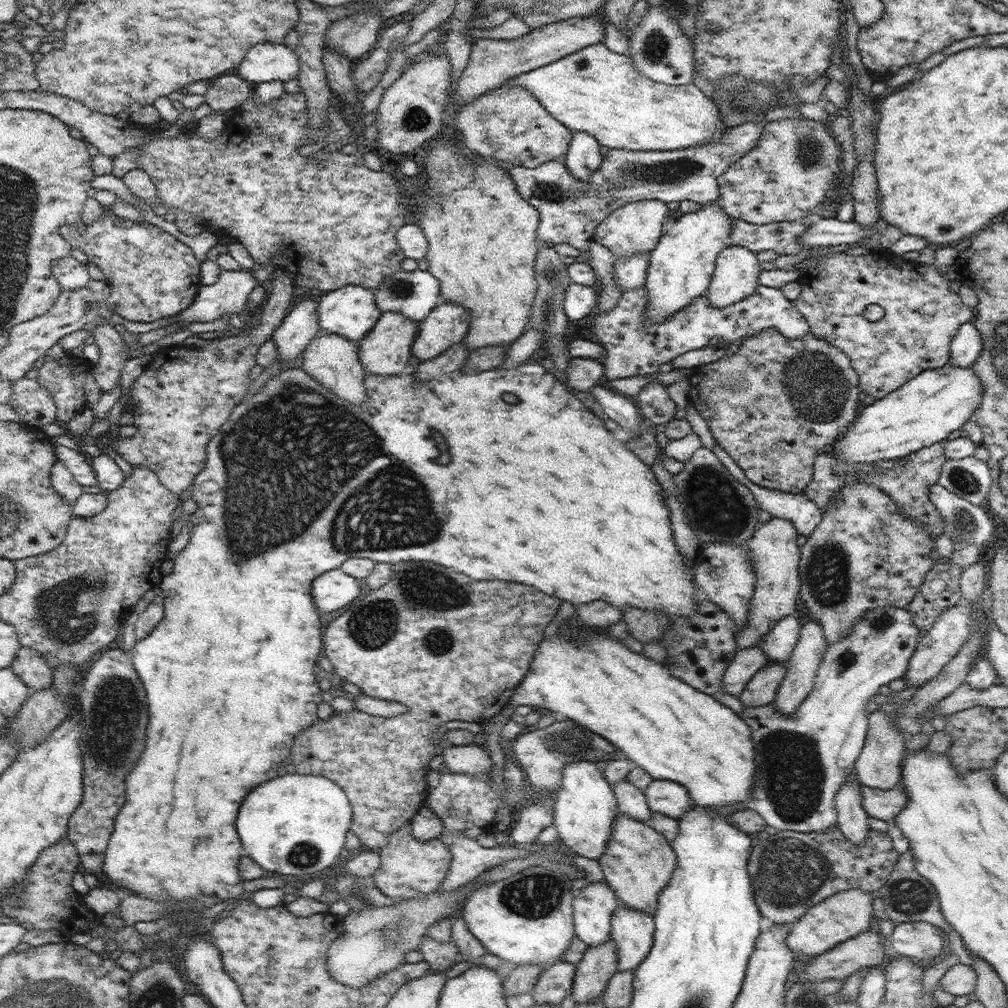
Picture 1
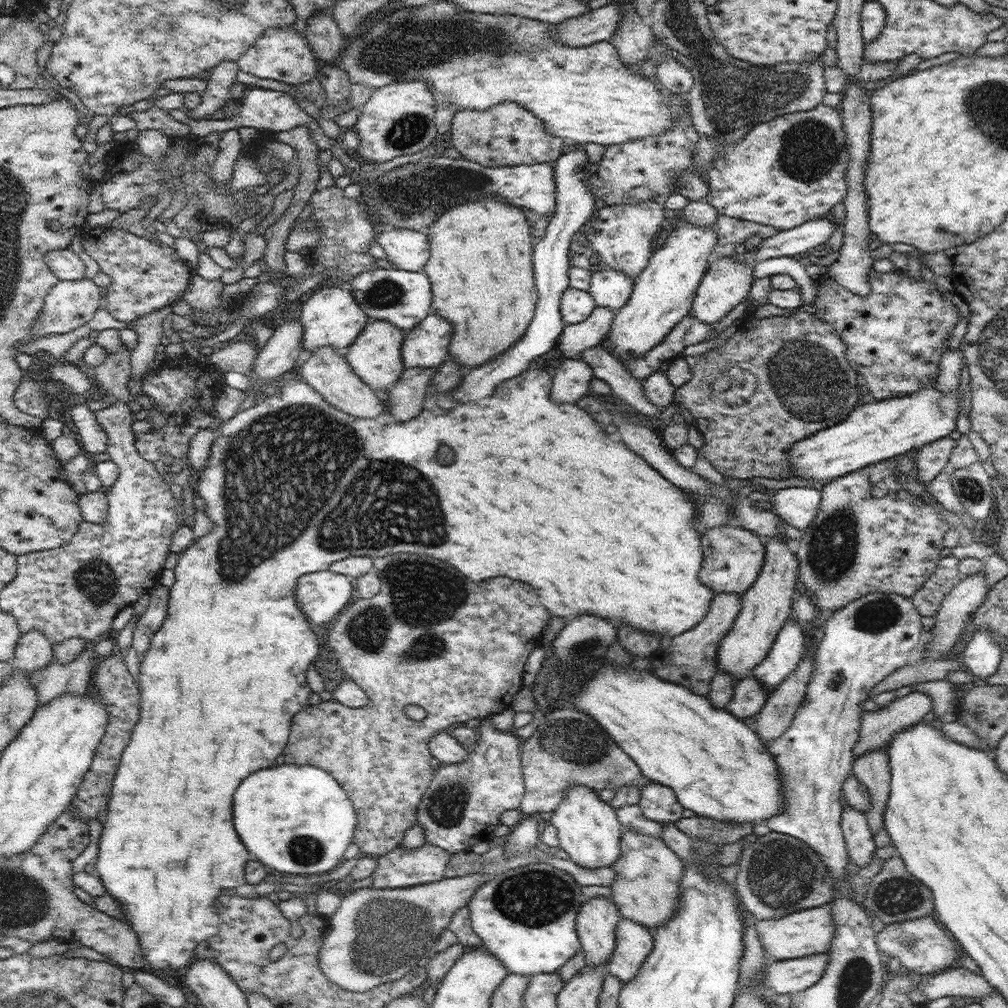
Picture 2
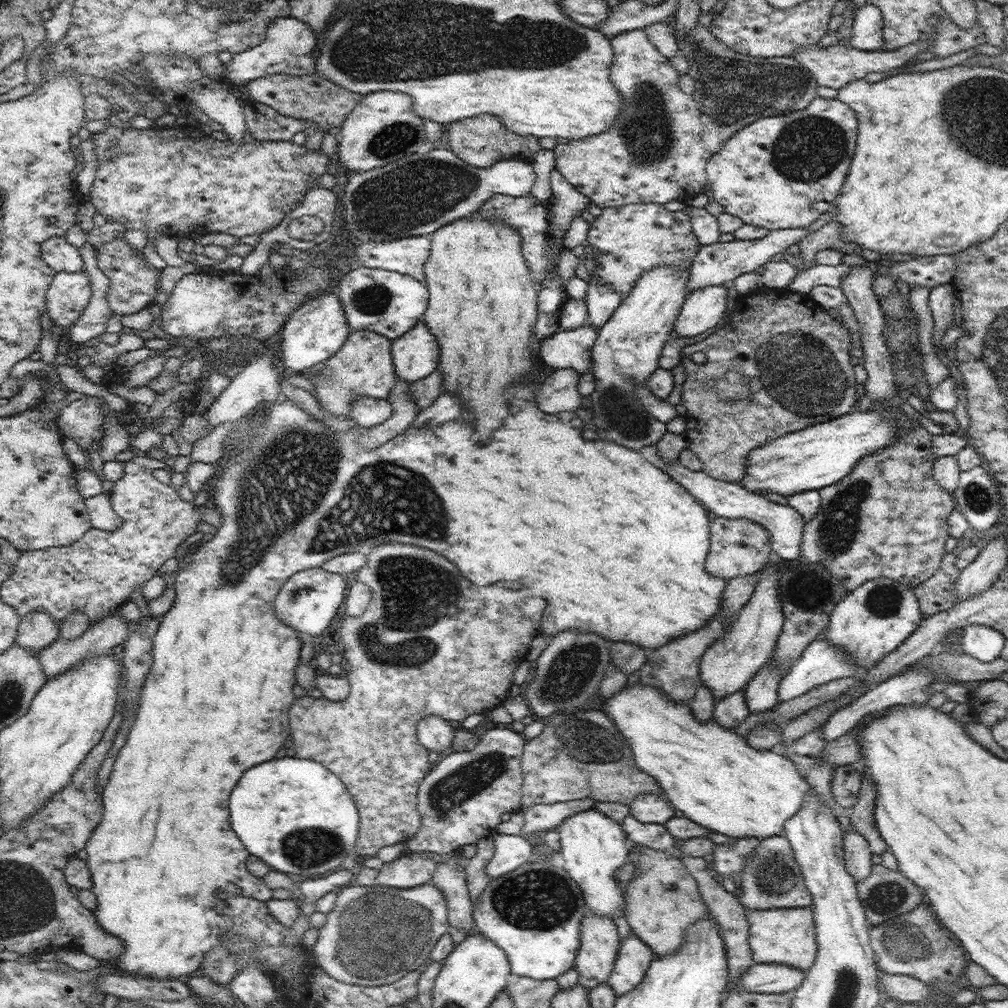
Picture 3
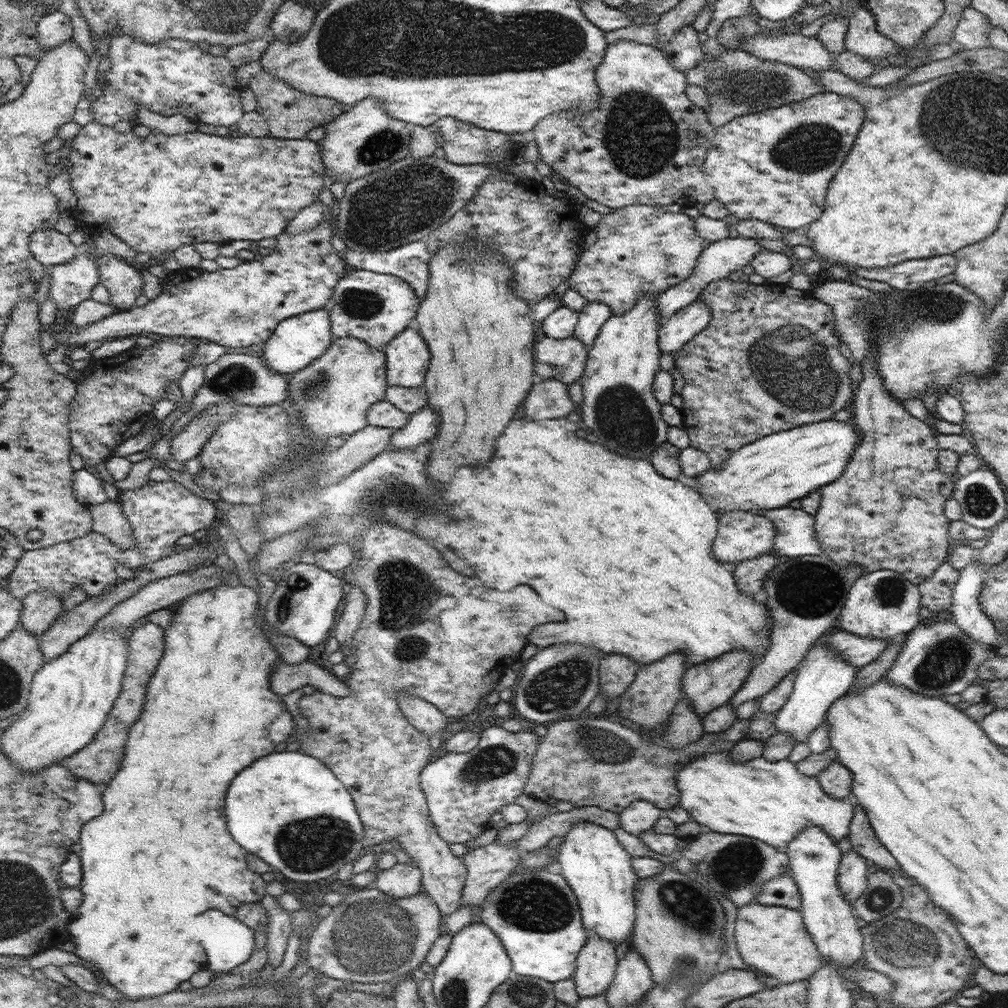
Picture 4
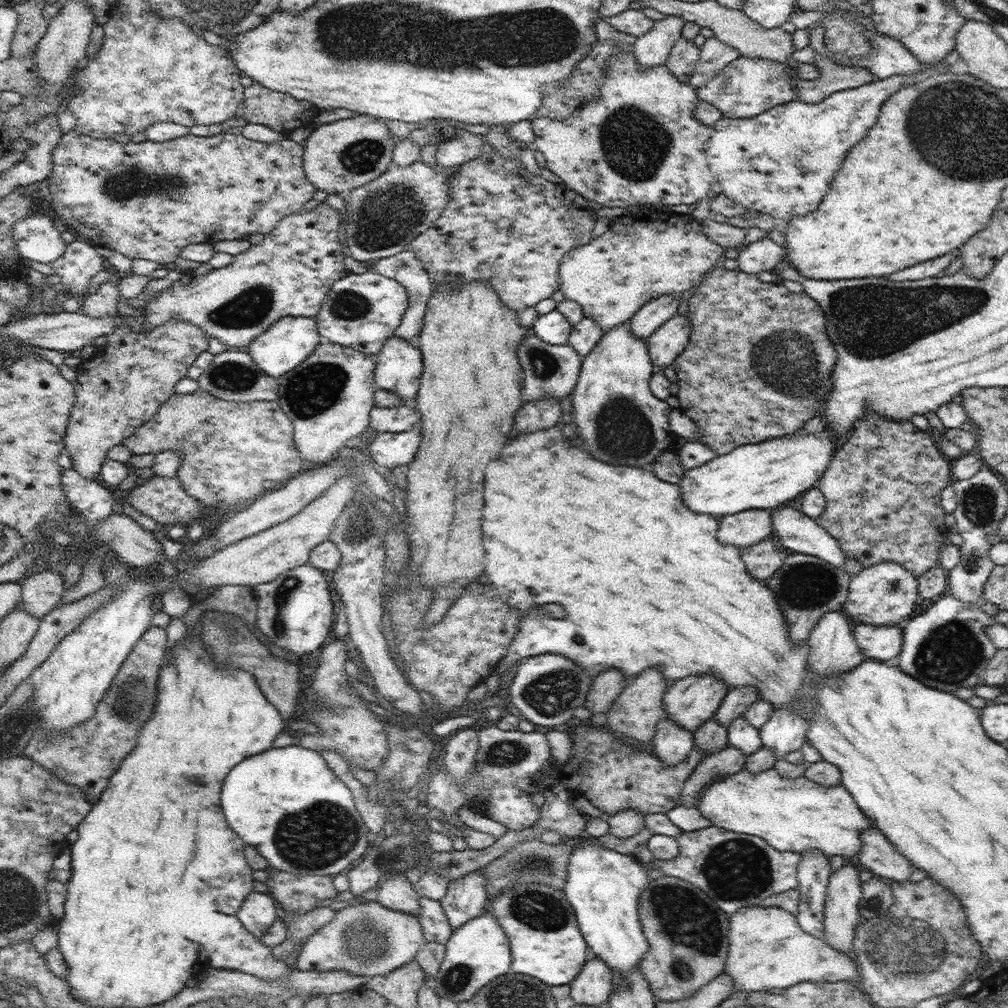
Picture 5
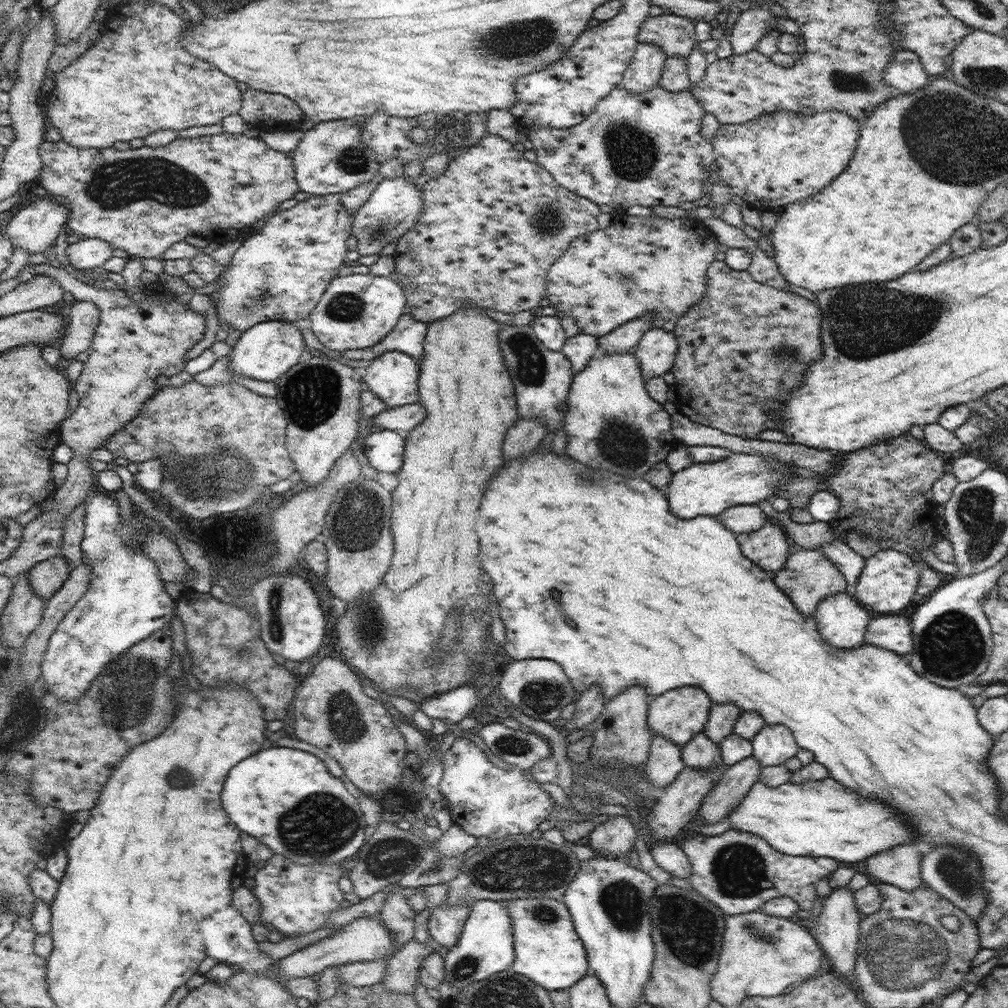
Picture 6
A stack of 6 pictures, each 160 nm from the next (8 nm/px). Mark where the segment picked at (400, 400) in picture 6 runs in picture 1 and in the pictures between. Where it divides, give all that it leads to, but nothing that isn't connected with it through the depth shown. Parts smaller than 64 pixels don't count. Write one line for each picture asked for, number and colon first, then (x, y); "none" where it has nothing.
1: (447, 324)
2: (427, 345)
3: (416, 354)
4: (408, 357)
5: (399, 367)

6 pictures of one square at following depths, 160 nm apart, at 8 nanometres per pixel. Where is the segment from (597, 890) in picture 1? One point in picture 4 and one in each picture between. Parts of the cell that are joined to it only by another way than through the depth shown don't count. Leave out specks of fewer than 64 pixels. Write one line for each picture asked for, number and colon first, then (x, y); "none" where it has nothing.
2: (596, 921)
3: (599, 943)
4: (596, 965)

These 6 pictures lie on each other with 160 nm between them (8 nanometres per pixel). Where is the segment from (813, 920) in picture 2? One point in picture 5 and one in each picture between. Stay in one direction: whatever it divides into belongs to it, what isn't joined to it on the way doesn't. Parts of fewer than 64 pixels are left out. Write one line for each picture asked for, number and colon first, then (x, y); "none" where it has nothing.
3: (781, 936)
4: (772, 939)
5: (768, 949)

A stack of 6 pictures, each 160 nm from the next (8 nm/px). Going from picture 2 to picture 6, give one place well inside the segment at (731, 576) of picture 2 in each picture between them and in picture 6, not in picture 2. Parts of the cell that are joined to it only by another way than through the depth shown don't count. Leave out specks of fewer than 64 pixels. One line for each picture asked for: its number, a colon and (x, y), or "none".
3: (738, 547)
4: (741, 535)
5: (746, 528)
6: (743, 518)

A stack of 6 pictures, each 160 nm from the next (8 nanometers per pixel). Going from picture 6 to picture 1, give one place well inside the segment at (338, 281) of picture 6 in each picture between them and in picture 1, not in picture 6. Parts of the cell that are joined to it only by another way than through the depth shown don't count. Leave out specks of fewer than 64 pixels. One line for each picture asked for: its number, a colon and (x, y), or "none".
1: (415, 293)
2: (403, 297)
3: (385, 302)
4: (373, 307)
5: (362, 311)

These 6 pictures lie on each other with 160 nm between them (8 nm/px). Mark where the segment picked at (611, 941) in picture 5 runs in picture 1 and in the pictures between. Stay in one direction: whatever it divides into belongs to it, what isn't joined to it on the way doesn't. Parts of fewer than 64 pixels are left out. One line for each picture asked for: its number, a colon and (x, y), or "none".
1: (585, 806)
2: (588, 828)
3: (593, 846)
4: (599, 869)

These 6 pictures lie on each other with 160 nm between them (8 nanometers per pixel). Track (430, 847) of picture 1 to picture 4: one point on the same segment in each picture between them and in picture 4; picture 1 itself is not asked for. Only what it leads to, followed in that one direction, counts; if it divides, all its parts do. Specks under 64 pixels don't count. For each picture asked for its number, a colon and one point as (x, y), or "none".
2: (398, 868)
3: (410, 870)
4: (402, 880)

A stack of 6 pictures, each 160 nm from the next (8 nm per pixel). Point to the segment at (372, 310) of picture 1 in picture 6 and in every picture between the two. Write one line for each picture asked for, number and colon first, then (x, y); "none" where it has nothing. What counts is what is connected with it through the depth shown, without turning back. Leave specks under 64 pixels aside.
2: (331, 317)
3: (315, 331)
4: (299, 340)
5: (291, 340)
6: (265, 351)

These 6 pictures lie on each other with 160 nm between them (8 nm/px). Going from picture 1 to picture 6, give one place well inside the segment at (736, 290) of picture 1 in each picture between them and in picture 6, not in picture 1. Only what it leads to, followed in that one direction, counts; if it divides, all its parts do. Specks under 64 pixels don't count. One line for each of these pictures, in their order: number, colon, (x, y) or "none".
2: (727, 282)
3: (703, 309)
4: (680, 328)
5: (664, 346)
6: (656, 351)

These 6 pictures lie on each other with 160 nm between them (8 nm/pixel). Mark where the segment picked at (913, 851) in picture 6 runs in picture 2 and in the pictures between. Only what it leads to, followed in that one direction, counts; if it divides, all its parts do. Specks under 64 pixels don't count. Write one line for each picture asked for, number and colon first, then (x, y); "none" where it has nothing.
2: (872, 769)
3: (862, 818)
4: (863, 838)
5: (878, 854)

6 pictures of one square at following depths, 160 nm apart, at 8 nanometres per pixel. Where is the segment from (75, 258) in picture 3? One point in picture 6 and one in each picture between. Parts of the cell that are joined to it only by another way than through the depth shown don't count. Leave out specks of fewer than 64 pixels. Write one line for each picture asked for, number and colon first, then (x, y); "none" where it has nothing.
4: (50, 247)
5: (36, 238)
6: (34, 228)

